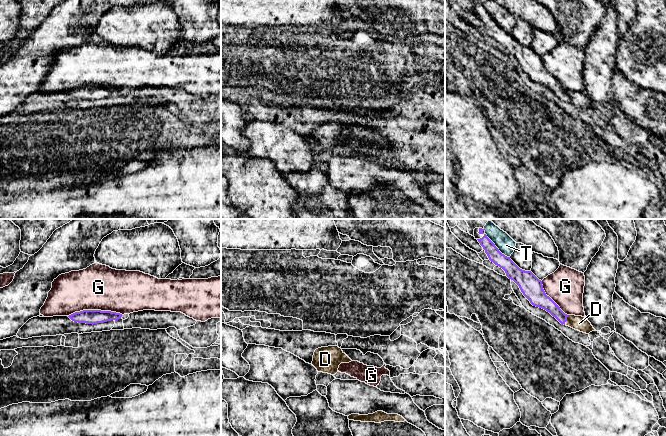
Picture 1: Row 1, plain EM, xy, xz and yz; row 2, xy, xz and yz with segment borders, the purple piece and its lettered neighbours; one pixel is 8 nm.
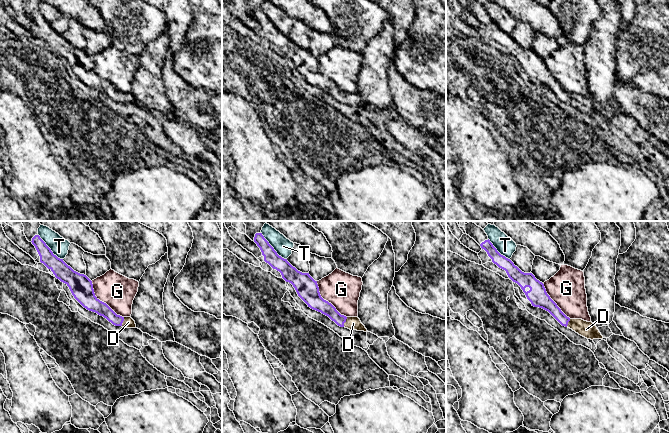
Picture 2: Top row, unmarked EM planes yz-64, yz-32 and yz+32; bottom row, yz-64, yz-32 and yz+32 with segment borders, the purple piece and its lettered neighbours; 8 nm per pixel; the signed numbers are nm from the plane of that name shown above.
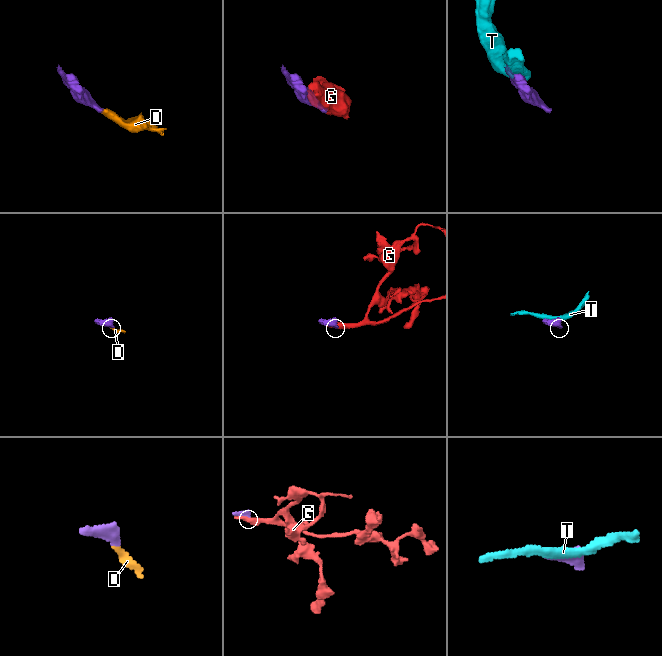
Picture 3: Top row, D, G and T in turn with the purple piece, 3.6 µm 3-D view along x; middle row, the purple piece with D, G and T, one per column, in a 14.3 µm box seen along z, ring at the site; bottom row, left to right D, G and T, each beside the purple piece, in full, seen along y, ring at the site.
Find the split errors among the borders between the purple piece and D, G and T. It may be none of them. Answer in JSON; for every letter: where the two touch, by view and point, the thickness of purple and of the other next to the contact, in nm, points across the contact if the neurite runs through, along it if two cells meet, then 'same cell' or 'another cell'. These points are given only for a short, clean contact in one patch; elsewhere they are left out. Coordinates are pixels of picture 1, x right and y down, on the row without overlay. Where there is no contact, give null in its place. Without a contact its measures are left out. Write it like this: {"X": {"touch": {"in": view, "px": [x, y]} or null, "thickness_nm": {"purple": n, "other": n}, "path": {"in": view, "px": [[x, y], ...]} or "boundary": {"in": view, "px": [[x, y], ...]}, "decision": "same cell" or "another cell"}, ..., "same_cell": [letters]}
{"D": {"touch": {"in": "yz", "px": [566, 95]}, "thickness_nm": {"purple": 120, "other": 120}, "path": {"in": "yz", "px": [[543, 77], [566, 95], [579, 99]]}, "decision": "same cell"}, "G": {"touch": {"in": "xy", "px": [95, 86]}, "thickness_nm": {"purple": 110, "other": 360}, "decision": "another cell"}, "T": {"touch": {"in": "yz", "px": [496, 23]}, "thickness_nm": {"purple": 120, "other": 140}, "decision": "another cell"}, "same_cell": ["D"]}

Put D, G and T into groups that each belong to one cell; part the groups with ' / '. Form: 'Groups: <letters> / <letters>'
Groups: D / G / T

